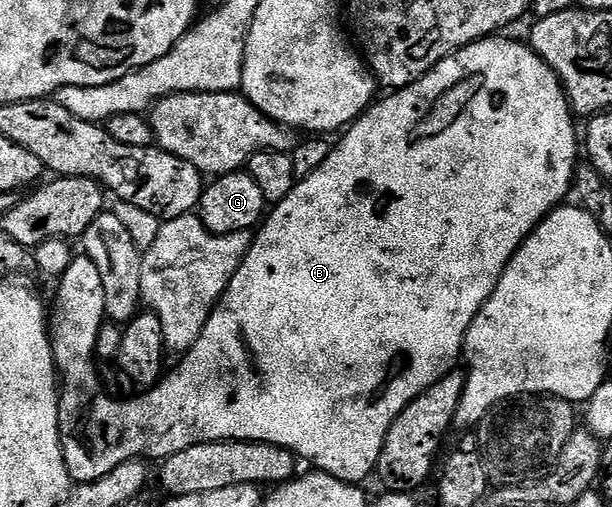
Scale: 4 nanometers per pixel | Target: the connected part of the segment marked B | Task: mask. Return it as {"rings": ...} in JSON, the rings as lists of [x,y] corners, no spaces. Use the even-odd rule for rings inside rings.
{"rings":[[[492,35],[472,45],[464,45],[412,85],[388,92],[384,101],[379,99],[368,105],[340,136],[344,137],[332,144],[329,159],[325,159],[313,175],[296,180],[287,198],[278,202],[272,213],[270,210],[266,214],[241,267],[237,267],[229,287],[205,323],[205,331],[201,331],[189,352],[182,354],[180,361],[183,362],[152,389],[135,395],[139,397],[132,401],[111,399],[97,375],[92,359],[101,327],[105,325],[105,287],[101,287],[101,275],[93,259],[86,255],[72,256],[67,270],[57,278],[59,290],[55,293],[55,310],[49,313],[51,350],[55,372],[61,382],[59,438],[72,482],[96,481],[109,475],[123,461],[147,457],[166,459],[177,455],[177,451],[185,451],[185,447],[207,445],[210,441],[260,441],[276,445],[294,453],[296,458],[312,461],[318,472],[352,483],[363,483],[370,473],[372,476],[376,472],[381,447],[385,435],[389,435],[389,427],[393,427],[393,419],[397,419],[413,399],[456,368],[455,360],[460,360],[465,335],[489,295],[493,295],[505,267],[522,247],[523,240],[568,200],[573,189],[577,162],[581,157],[581,137],[577,129],[575,133],[577,118],[571,111],[567,90],[526,40],[514,41],[503,36],[507,35]]]}

